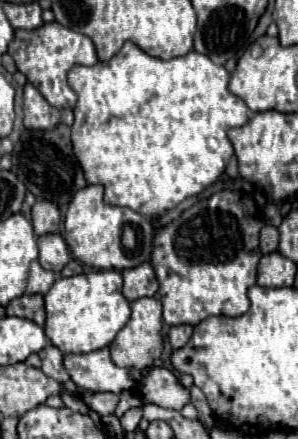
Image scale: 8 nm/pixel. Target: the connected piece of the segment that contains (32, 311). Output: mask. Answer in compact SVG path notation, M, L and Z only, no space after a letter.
M24 294L16 300L12 300L6 306L8 316L18 316L18 318L28 318L38 324L44 324L46 310L44 310L44 296L40 294Z

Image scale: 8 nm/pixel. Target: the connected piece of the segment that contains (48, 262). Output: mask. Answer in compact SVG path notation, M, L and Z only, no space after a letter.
M44 234L44 236L40 236L38 238L38 250L40 250L40 256L38 256L40 266L46 268L46 270L52 270L56 274L70 260L68 246L66 246L66 242L64 242L64 238L60 234Z

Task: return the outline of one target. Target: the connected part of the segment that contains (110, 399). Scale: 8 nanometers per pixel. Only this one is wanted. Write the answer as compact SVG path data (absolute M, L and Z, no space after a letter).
M82 392L84 396L84 402L96 410L100 416L108 416L108 414L114 414L116 410L116 404L120 400L118 394L112 394L112 392L100 392L100 394L88 394L88 392Z

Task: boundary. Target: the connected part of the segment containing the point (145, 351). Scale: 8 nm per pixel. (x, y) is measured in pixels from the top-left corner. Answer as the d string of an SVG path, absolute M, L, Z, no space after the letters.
M140 298L132 302L132 316L128 324L118 332L114 342L110 344L112 360L118 366L128 366L132 370L142 370L152 366L162 350L164 350L164 338L162 338L162 304L156 298Z

